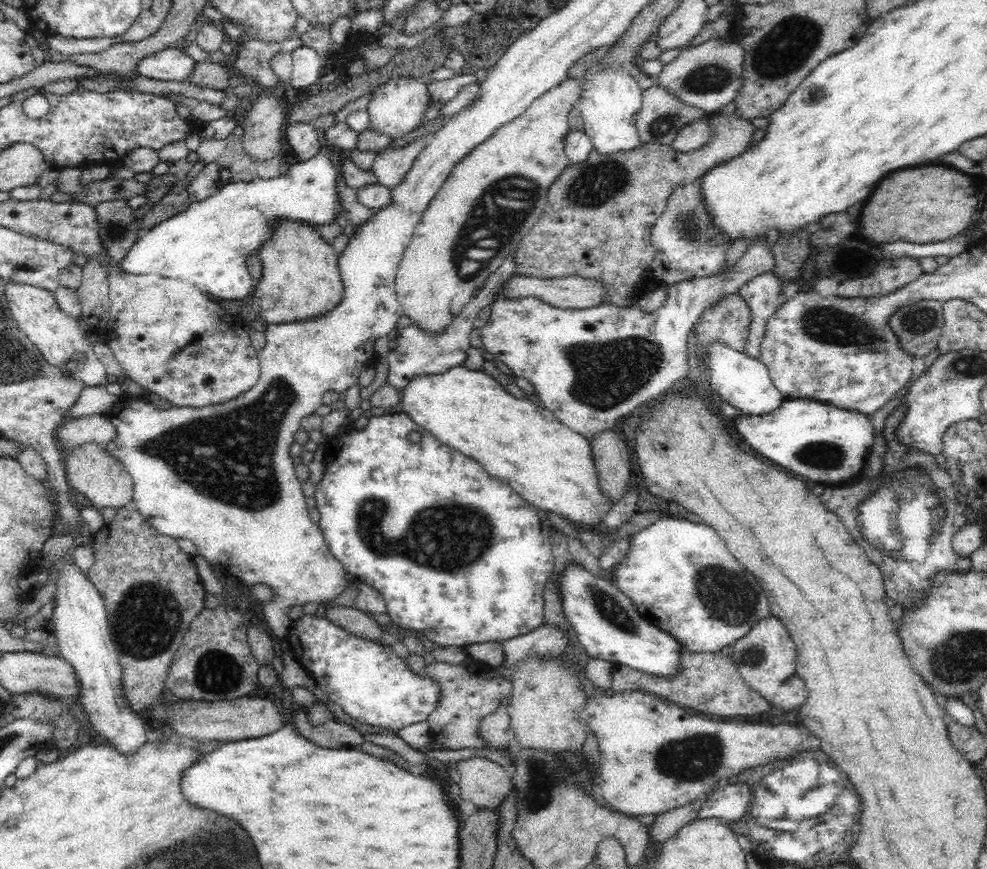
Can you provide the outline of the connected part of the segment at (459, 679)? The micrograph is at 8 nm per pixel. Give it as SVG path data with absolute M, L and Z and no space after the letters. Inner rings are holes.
M445 661L432 662L422 671L438 683L441 689L441 700L437 708L428 716L432 742L446 746L449 750L459 748L486 748L486 744L477 736L477 728L480 721L492 712L492 703L501 699L509 698L510 681L504 680L500 673L493 671L483 675L464 673L458 663Z

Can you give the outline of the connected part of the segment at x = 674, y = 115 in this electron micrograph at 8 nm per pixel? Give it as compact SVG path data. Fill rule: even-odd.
M654 86L643 92L643 102L636 114L636 132L641 143L672 144L676 132L687 122L706 113L686 107L682 100Z

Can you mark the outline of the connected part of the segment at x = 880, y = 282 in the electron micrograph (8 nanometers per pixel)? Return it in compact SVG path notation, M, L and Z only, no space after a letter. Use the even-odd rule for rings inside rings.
M892 258L884 266L878 266L878 270L871 277L849 279L848 282L840 283L835 295L845 298L884 298L922 274L922 269L914 258Z

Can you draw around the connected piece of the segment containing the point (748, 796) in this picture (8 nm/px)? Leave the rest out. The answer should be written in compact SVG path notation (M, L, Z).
M748 783L724 784L703 802L697 818L719 818L727 824L744 816L752 801L753 790Z

